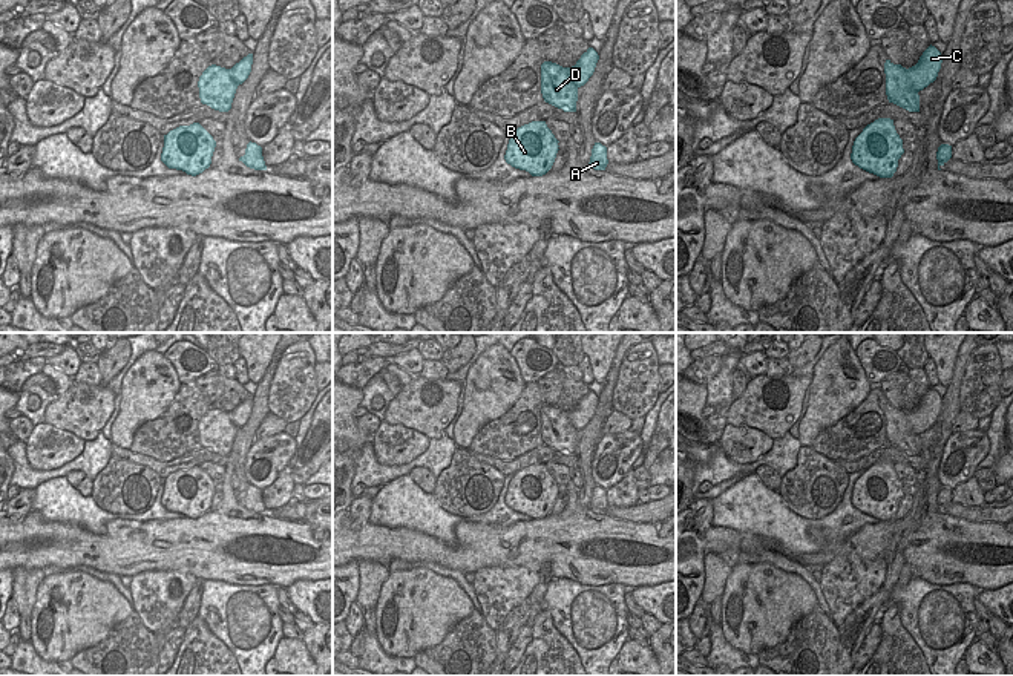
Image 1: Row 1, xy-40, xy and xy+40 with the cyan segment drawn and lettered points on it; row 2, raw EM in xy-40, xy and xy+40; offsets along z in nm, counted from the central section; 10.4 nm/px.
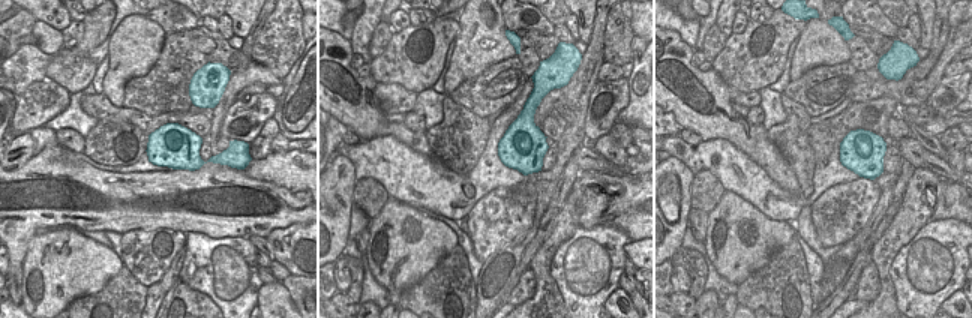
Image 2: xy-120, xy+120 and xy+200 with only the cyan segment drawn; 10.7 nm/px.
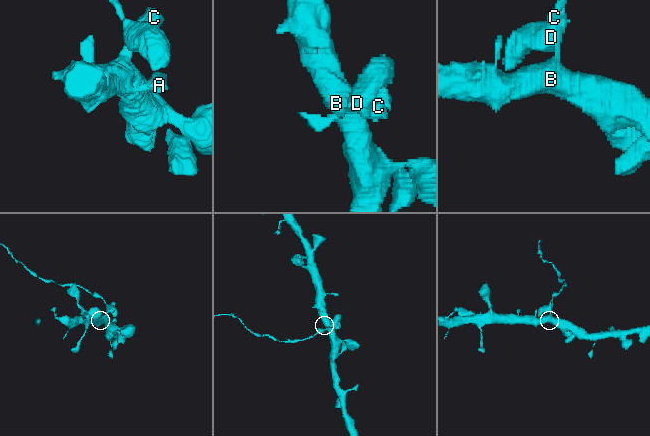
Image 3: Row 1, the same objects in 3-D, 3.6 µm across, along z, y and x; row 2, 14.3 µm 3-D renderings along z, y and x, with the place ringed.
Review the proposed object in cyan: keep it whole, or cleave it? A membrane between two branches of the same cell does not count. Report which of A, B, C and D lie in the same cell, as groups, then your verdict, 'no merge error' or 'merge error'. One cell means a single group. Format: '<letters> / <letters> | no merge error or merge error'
A B C / D | merge error

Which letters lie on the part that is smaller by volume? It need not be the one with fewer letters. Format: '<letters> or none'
D

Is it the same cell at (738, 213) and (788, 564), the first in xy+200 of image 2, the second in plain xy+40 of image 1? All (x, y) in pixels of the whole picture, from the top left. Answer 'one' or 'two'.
two

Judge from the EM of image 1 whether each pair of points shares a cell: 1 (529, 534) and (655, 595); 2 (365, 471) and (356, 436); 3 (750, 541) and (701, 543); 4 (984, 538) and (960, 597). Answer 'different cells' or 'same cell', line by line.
1: different cells
2: different cells
3: same cell
4: different cells

